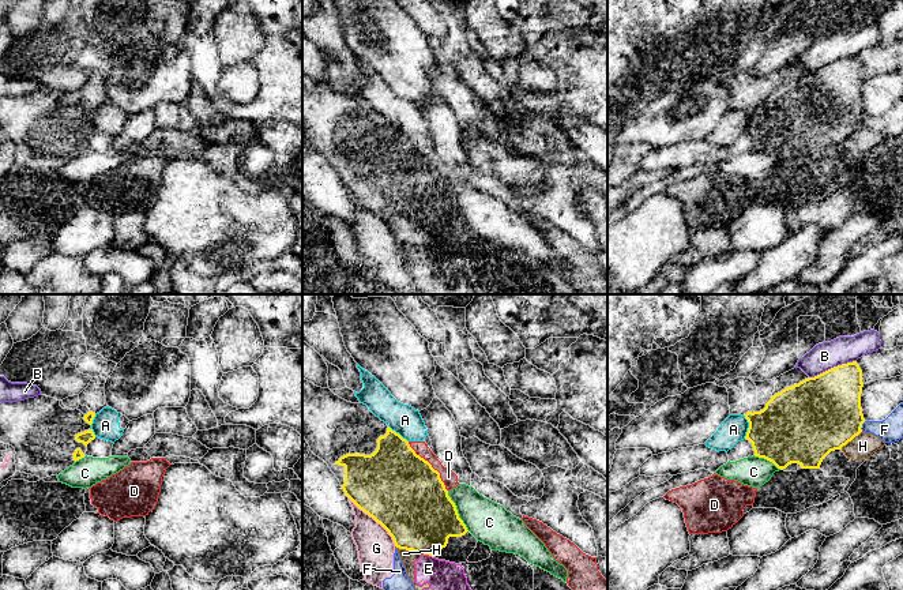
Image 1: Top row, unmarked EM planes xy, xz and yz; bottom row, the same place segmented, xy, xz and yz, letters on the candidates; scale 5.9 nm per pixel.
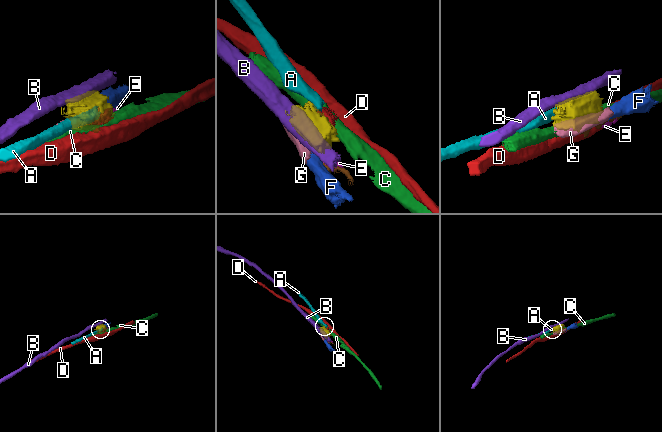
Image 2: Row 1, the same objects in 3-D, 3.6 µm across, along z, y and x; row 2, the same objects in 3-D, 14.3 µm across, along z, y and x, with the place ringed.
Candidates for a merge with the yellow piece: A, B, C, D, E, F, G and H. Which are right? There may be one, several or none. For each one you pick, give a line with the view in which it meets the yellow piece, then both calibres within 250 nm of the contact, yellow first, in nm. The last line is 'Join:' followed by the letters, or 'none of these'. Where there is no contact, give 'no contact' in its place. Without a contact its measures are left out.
Join: none of these

